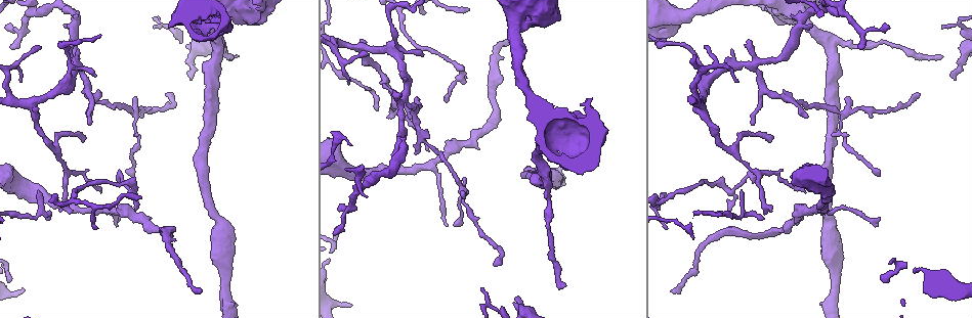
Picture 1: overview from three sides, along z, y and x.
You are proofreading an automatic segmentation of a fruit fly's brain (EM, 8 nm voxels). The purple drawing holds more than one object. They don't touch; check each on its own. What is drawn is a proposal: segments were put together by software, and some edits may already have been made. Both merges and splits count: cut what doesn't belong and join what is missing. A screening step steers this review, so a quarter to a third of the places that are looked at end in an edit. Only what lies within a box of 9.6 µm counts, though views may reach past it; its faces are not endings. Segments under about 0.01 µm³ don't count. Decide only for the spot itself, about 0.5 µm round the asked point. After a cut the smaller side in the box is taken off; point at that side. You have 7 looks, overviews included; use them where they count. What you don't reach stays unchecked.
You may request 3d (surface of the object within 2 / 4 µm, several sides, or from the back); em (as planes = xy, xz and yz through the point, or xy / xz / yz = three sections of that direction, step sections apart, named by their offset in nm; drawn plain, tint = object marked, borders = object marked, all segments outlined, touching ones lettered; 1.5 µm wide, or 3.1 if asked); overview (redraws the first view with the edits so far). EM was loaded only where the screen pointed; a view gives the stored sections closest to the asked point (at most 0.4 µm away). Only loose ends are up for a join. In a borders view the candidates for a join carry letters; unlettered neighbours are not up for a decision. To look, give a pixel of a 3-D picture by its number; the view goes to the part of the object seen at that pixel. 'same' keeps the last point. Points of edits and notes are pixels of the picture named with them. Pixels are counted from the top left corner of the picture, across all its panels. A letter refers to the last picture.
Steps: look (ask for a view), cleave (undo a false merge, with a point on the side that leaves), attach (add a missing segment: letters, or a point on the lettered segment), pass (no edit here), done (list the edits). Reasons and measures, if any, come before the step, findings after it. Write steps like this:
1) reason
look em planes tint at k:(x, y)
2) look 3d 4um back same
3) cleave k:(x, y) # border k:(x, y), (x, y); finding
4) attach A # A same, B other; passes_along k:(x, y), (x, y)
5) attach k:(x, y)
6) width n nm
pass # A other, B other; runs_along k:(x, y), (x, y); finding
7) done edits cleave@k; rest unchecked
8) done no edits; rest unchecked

sharp bend
look em planes tint at 1:(729, 193)

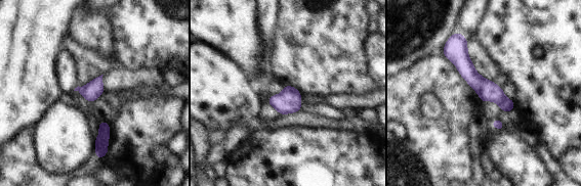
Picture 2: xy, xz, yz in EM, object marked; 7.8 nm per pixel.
look em planes borders same

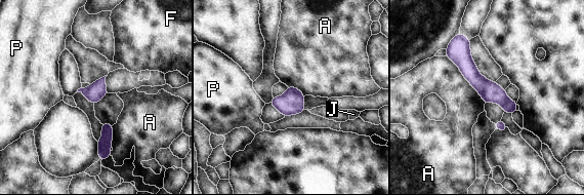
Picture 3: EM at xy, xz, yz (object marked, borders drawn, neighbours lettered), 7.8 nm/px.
width 150 nm
pass # A other, F other, J other, P other; border 3:(446, 56), (458, 67), (485, 103); one cell here

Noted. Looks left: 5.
free end
look em planes plain at 1:(812, 24)

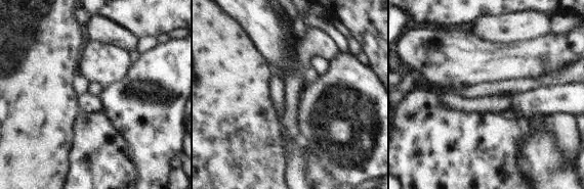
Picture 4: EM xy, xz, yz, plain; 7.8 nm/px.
see the neighbours
look em planes borders same

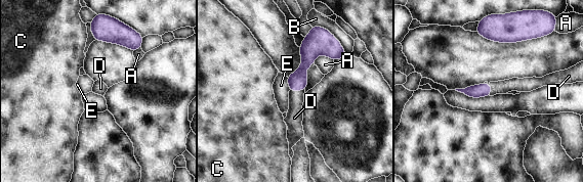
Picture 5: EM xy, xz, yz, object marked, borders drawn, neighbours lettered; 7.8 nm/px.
attach D # A other, B other, C other, D same, E other; passes_along 5:(297, 81), (296, 90), (294, 118); the cell continues

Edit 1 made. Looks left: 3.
free end
look 3d 4um back at 1:(38, 45)

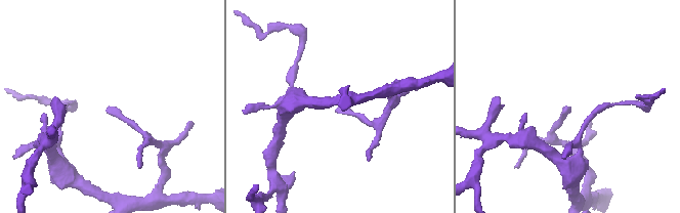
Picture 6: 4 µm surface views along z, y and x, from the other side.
look em xy step 8 tint at 6:(338, 110)

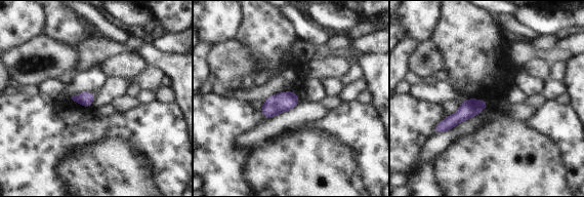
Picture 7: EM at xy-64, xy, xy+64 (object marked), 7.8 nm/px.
see the neighbours
look em xy step 8 borders same

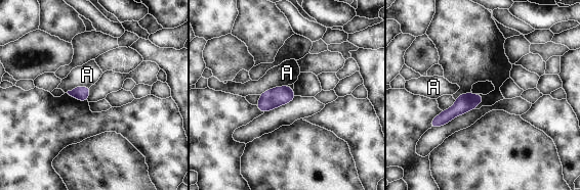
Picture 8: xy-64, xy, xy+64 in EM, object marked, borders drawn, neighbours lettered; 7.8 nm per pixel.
width 110 nm
pass # A other; runs_along 8:(480, 98), (465, 102), (432, 125); none of them fits

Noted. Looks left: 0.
done edits attach@5; rest unchecked

